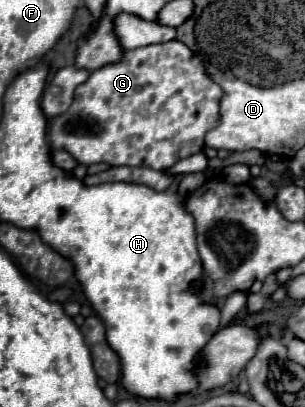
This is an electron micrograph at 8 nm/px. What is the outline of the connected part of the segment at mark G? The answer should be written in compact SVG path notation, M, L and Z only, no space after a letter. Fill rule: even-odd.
M173 39L167 43L137 47L125 51L121 63L111 63L97 69L75 89L71 107L53 117L49 123L49 145L53 149L69 151L73 159L83 165L107 163L165 171L177 161L187 159L205 147L207 131L217 127L221 121L219 103L223 95L223 89L211 79L203 61L185 43Z

